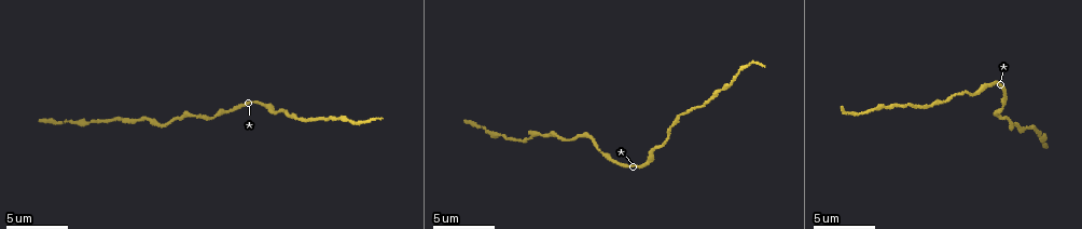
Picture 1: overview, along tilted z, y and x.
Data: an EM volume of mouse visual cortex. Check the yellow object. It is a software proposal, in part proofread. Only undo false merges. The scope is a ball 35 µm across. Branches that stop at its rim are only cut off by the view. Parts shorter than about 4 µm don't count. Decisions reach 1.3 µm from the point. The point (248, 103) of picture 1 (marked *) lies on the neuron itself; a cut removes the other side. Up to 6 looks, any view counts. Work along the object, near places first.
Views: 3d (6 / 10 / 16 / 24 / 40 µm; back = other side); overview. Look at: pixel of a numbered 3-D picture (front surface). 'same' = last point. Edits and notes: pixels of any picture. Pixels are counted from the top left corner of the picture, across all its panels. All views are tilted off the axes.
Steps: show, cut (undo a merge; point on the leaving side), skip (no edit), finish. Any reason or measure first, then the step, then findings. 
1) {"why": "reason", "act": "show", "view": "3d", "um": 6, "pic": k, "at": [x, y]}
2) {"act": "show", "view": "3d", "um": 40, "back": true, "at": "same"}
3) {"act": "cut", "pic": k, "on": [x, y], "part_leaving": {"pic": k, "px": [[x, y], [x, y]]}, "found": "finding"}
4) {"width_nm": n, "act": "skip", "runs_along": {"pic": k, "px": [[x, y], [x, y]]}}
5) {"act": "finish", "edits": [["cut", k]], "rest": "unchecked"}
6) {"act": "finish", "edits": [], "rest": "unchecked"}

{"why": "thick turns thin", "act": "show", "view": "3d", "um": 10, "pic": 1, "at": [586, 134]}

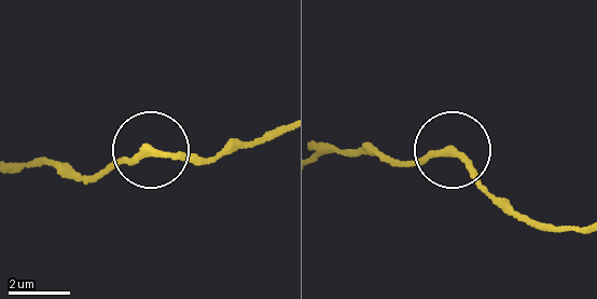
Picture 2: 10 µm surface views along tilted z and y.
{"act": "show", "view": "3d", "um": 6, "pic": 2, "at": [447, 150]}

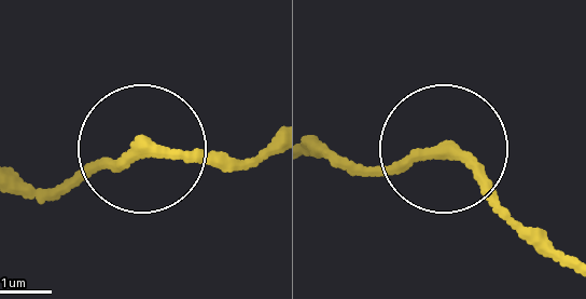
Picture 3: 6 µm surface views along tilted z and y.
{"act": "skip", "runs_along": {"pic": 3, "px": [[268, 154], [240, 163], [133, 149], [54, 186]]}, "found": "one neuron here"}

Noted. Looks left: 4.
{"why": "thick turns thin", "act": "show", "view": "3d", "um": 6, "pic": 1, "at": [264, 103]}

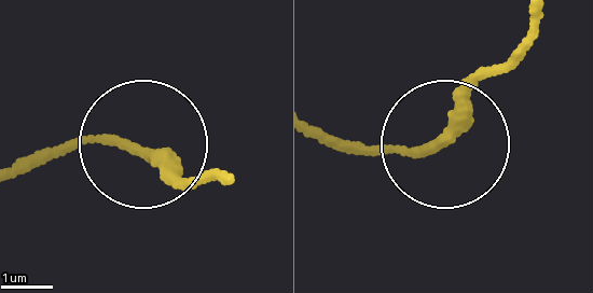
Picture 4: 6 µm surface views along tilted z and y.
{"act": "show", "view": "3d", "um": 6, "back": true, "pic": 4, "at": [442, 142]}

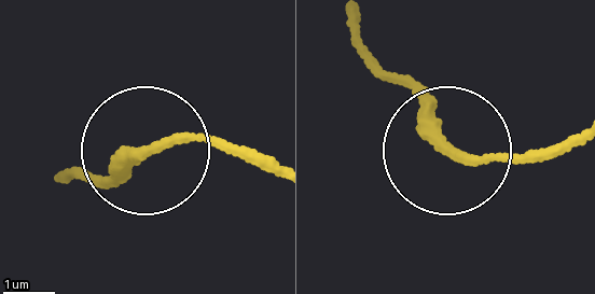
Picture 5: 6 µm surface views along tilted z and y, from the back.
{"act": "skip", "runs_along": {"pic": 5, "px": [[497, 159], [446, 152], [405, 85]]}, "found": "continuous, no second neuron"}

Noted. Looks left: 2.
{"why": "sudden change in width", "act": "show", "view": "3d", "um": 10, "pic": 1, "at": [1031, 128]}

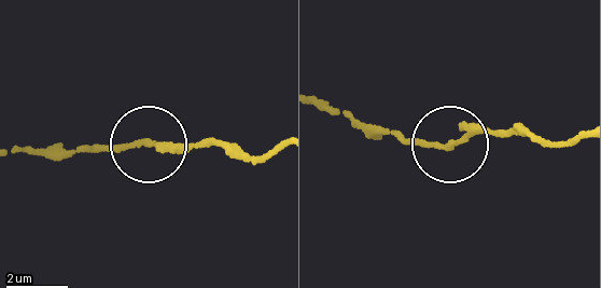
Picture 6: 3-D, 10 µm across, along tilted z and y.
{"act": "skip", "found": "all the same neuron"}

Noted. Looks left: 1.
{"act": "finish", "edits": [], "rest": "unchecked"}

